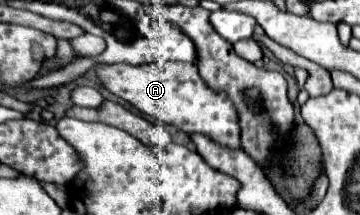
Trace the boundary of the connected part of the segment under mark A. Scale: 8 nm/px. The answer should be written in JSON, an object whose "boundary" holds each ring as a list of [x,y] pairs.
{"boundary":[[[157,62],[157,64],[141,64],[141,66],[105,64],[97,70],[97,74],[107,90],[127,100],[143,114],[149,114],[165,124],[176,126],[188,136],[207,134],[211,136],[211,140],[217,140],[227,148],[241,146],[239,124],[231,100],[227,100],[225,94],[215,94],[213,90],[209,90],[193,64],[185,64],[185,62]]]}

